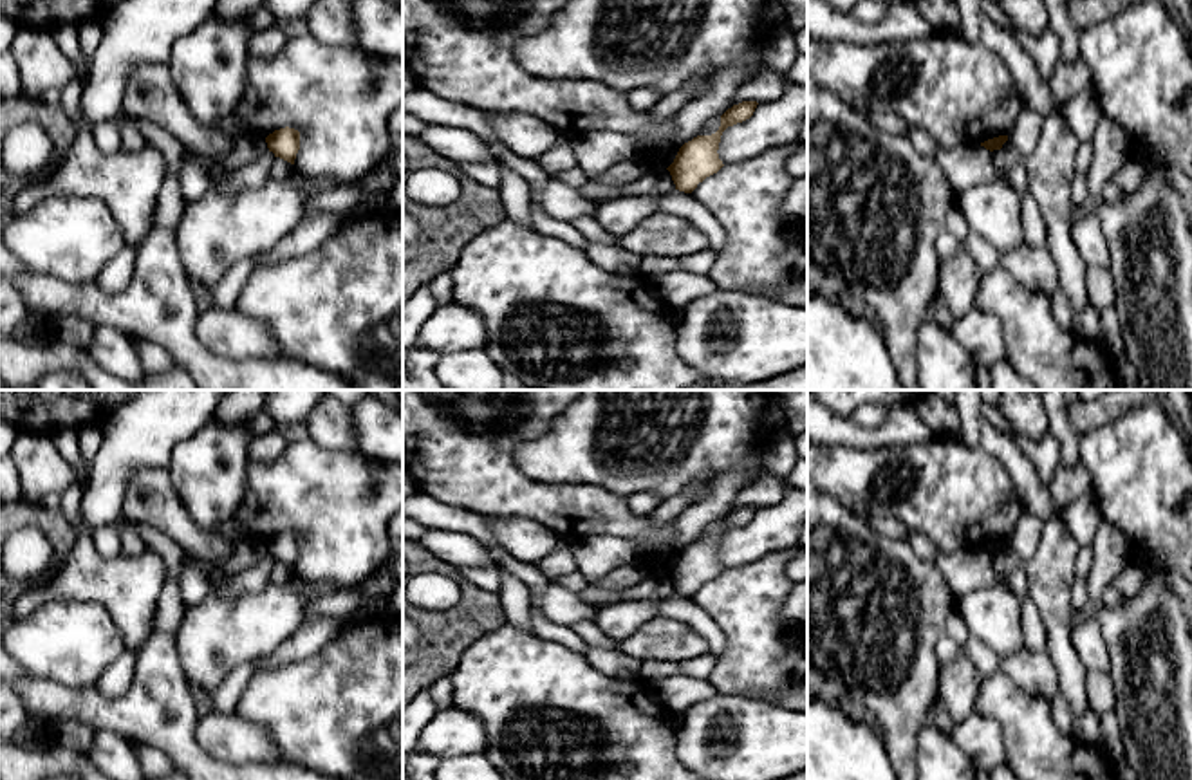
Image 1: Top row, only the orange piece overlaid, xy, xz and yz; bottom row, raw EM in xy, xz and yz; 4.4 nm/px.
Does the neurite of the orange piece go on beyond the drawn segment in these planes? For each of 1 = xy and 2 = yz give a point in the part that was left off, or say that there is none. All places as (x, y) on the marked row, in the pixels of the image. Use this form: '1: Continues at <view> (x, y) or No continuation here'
1: No continuation here
2: No continuation here

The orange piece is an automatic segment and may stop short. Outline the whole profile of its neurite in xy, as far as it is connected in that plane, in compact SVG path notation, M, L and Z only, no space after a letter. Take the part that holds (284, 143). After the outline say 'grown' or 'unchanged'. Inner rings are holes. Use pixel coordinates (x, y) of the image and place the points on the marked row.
M280 128L275 130L265 137L269 152L275 153L275 157L280 157L291 164L294 164L296 153L300 150L300 132L294 128Z | unchanged

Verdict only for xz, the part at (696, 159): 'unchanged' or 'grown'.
unchanged

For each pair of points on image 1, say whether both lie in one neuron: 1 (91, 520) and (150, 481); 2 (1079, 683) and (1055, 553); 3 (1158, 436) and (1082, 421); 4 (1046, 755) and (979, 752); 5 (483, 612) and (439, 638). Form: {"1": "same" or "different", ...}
{"1": "different", "2": "same", "3": "different", "4": "different", "5": "same"}

